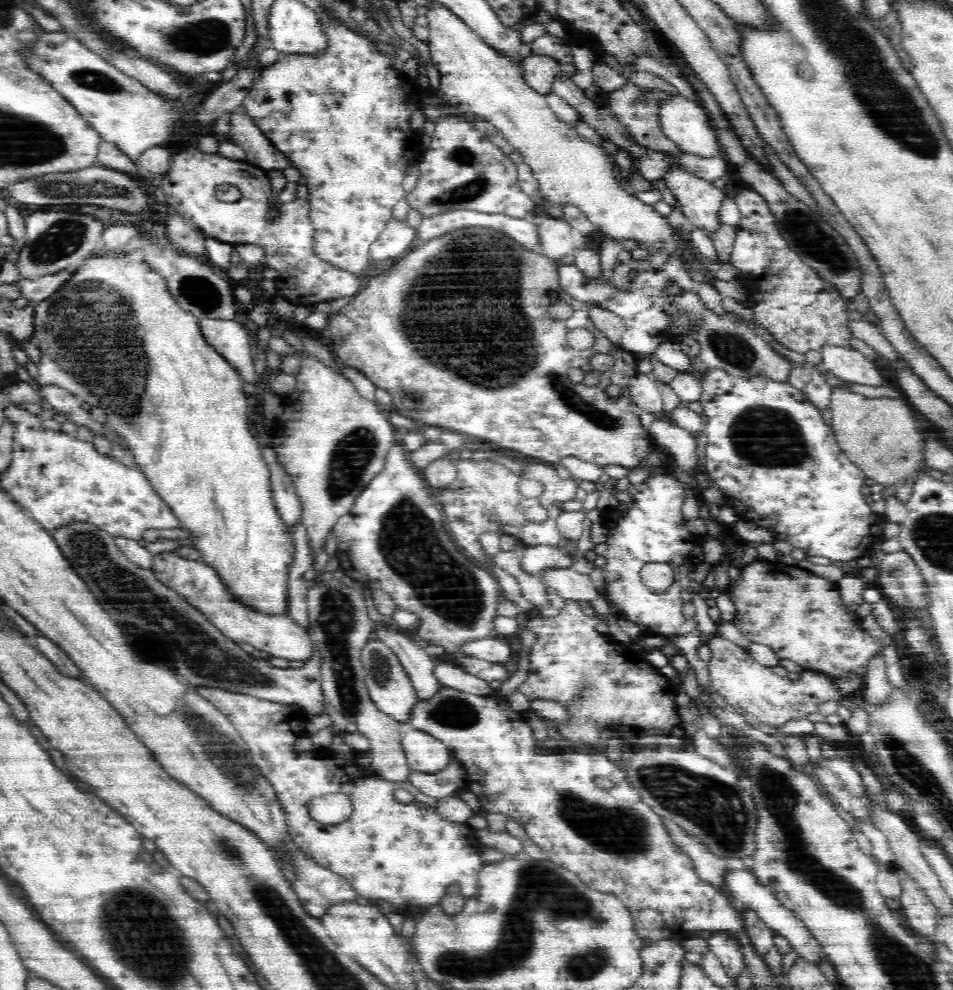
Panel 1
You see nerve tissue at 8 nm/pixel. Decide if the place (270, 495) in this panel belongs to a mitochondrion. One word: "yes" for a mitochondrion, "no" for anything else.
no

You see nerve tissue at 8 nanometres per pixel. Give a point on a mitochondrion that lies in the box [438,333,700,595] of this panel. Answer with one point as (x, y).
(569, 396)

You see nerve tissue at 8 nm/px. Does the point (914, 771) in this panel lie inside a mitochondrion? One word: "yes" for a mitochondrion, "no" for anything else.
yes

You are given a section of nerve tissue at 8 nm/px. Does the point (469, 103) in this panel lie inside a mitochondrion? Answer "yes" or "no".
no

